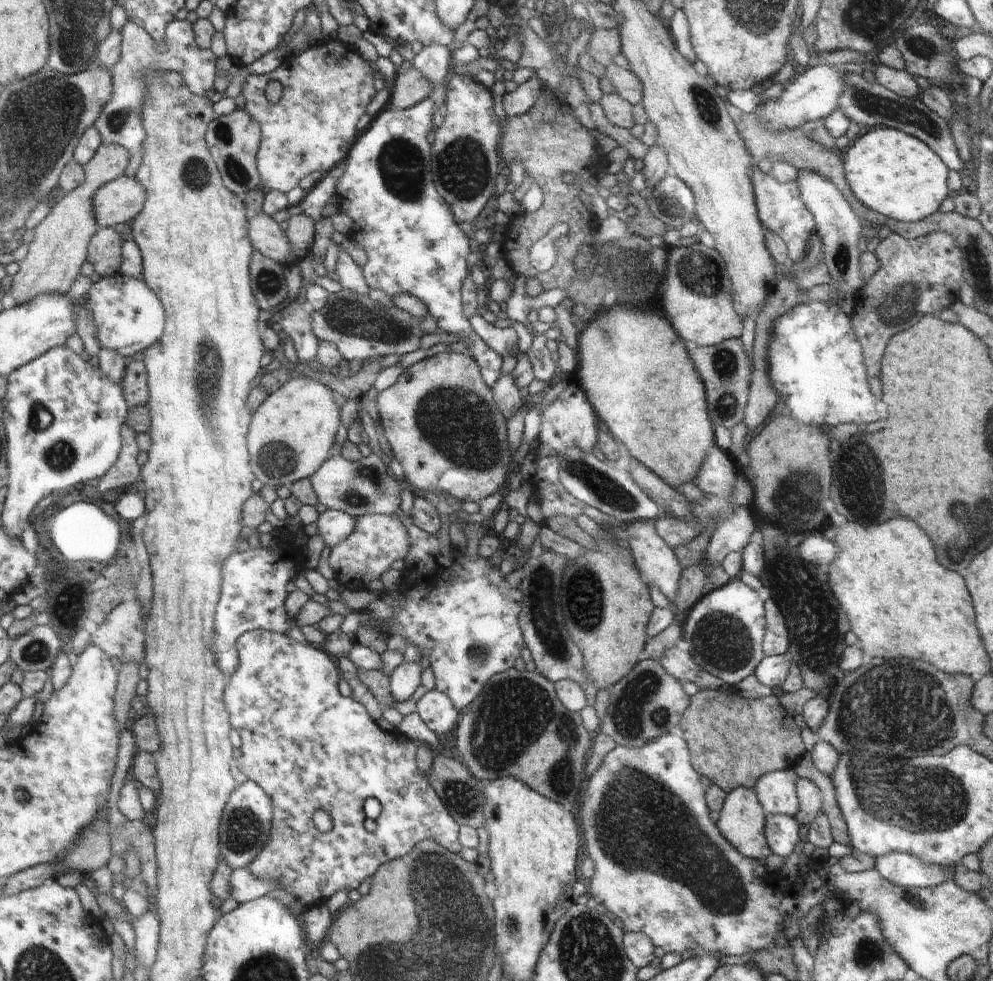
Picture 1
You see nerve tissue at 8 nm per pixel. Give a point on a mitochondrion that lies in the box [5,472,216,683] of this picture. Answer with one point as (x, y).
(34, 651)

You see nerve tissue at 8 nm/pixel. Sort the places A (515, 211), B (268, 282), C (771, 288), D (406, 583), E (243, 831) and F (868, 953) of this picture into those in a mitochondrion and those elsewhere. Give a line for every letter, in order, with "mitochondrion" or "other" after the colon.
A: other
B: mitochondrion
C: other
D: other
E: mitochondrion
F: mitochondrion

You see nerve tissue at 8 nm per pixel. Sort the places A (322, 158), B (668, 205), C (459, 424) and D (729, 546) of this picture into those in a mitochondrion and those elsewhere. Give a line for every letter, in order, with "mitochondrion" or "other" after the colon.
A: other
B: mitochondrion
C: mitochondrion
D: other

